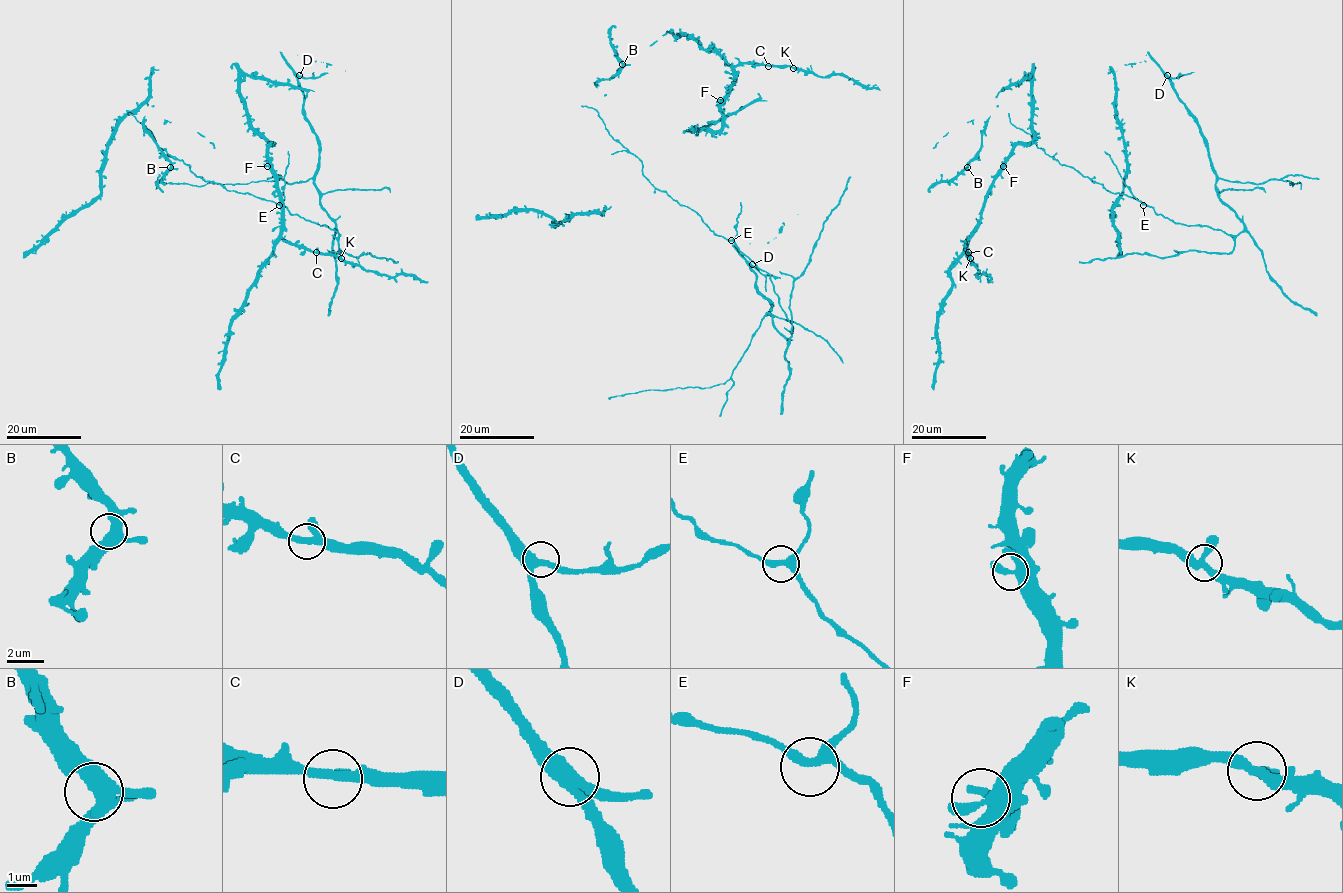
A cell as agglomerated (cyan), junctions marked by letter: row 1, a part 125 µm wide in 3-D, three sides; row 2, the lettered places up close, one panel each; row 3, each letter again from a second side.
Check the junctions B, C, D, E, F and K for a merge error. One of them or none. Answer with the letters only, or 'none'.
none

